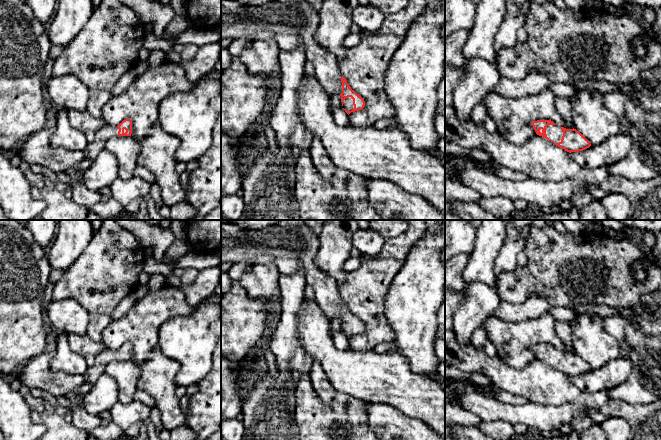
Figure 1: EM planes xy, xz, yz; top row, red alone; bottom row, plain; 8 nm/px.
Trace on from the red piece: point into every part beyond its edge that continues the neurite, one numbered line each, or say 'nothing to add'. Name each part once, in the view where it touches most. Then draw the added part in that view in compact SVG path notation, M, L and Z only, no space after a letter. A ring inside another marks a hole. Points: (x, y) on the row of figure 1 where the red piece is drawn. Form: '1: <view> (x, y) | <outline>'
1: yz (553, 132) | M548 125L546 127L546 135L554 143L559 143L561 142L563 131L557 125Z

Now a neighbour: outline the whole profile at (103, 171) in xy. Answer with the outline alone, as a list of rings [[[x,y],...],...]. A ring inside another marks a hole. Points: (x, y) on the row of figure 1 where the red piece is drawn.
[[[103,150],[83,173],[82,180],[88,189],[98,192],[109,187],[117,178],[118,161],[114,154]]]

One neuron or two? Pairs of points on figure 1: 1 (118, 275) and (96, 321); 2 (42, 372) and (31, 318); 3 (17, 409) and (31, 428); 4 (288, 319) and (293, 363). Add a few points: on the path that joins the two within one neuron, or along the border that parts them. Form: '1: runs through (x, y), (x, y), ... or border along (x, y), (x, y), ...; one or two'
1: border along (90, 313), (109, 315); two
2: border along (46, 350), (30, 358), (20, 368); two
3: runs through (17, 414), (26, 423); one
4: runs through (288, 330), (289, 352); one

